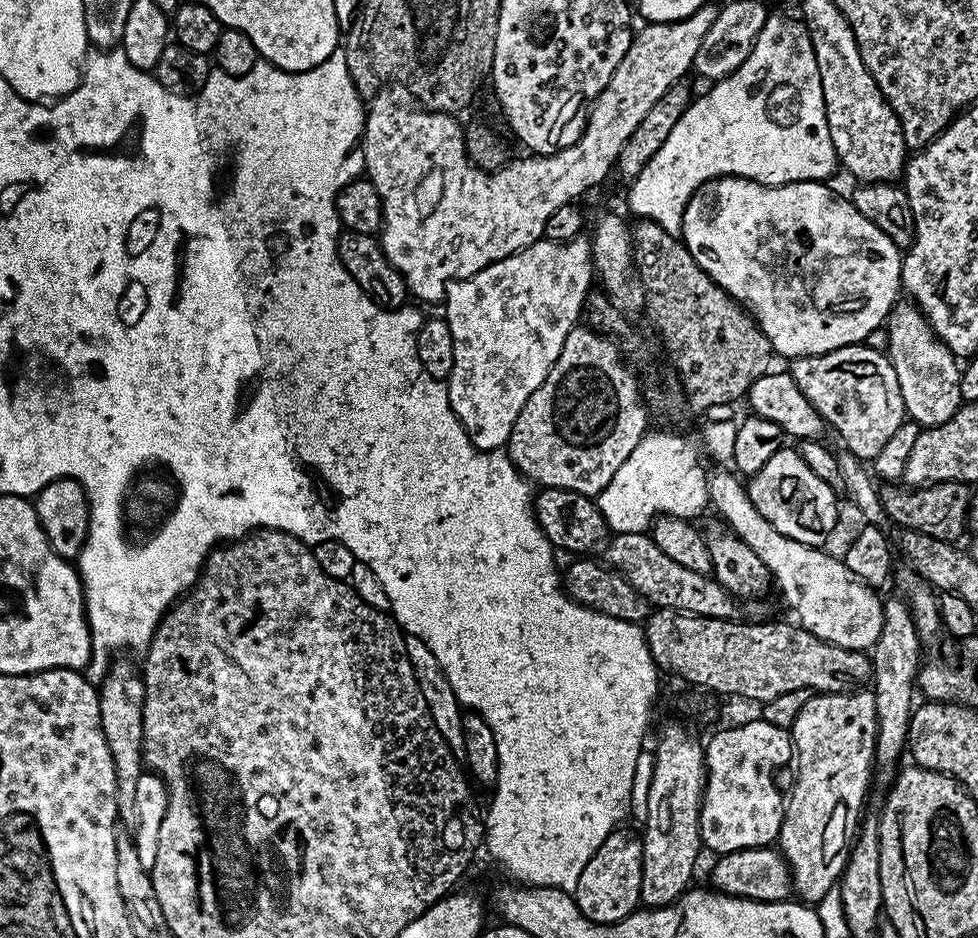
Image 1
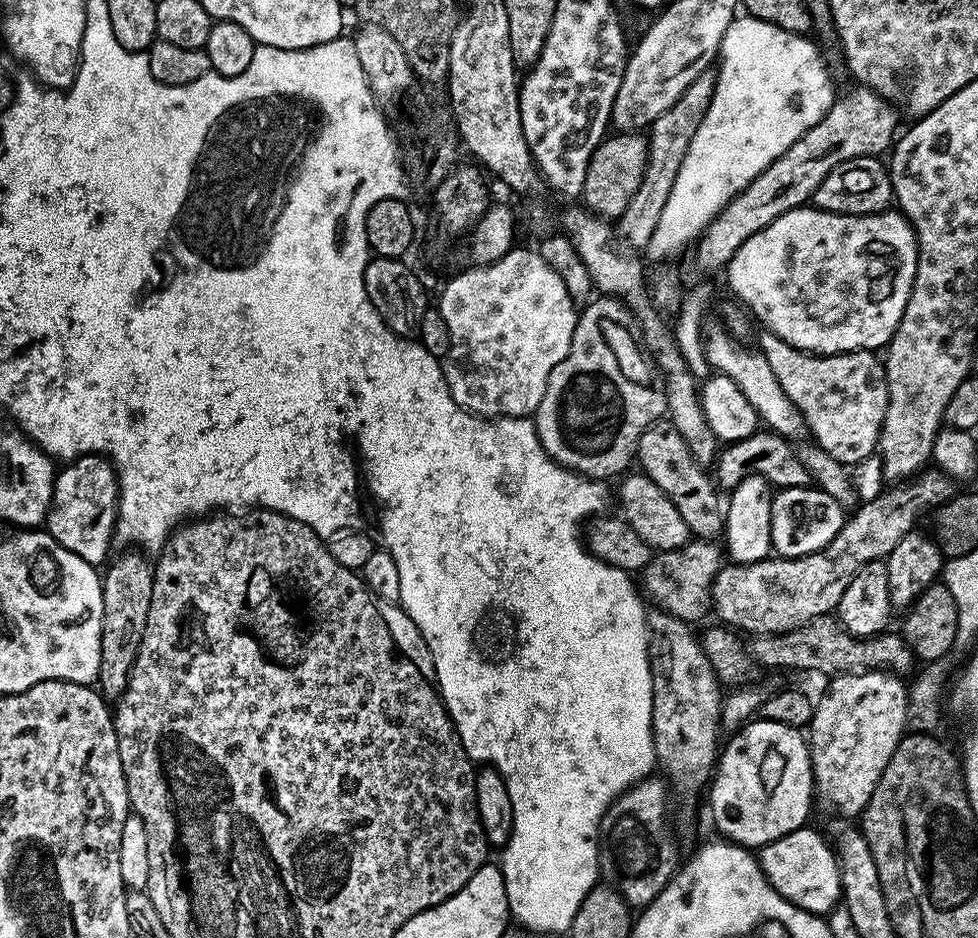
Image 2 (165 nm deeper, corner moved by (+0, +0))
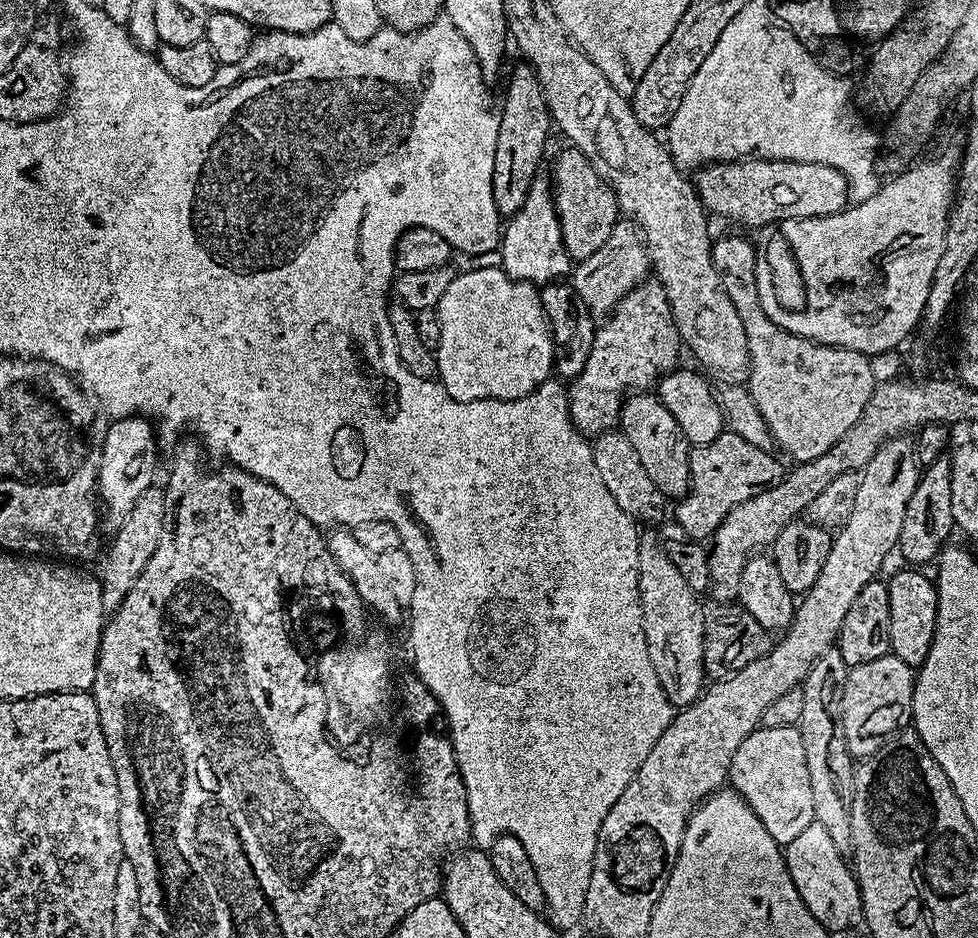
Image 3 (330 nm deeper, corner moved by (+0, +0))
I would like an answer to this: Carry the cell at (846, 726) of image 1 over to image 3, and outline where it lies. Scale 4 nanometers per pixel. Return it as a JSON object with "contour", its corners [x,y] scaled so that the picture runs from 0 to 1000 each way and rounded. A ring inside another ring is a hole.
{"contour":[[[911,697],[902,701],[894,701],[894,706],[878,708],[870,713],[863,728],[861,744],[861,778],[865,783],[865,795],[872,807],[882,808],[896,802],[901,793],[909,788],[911,780],[916,780],[925,771],[929,771],[933,762],[933,735],[935,732],[935,713],[922,706],[922,701]]]}

